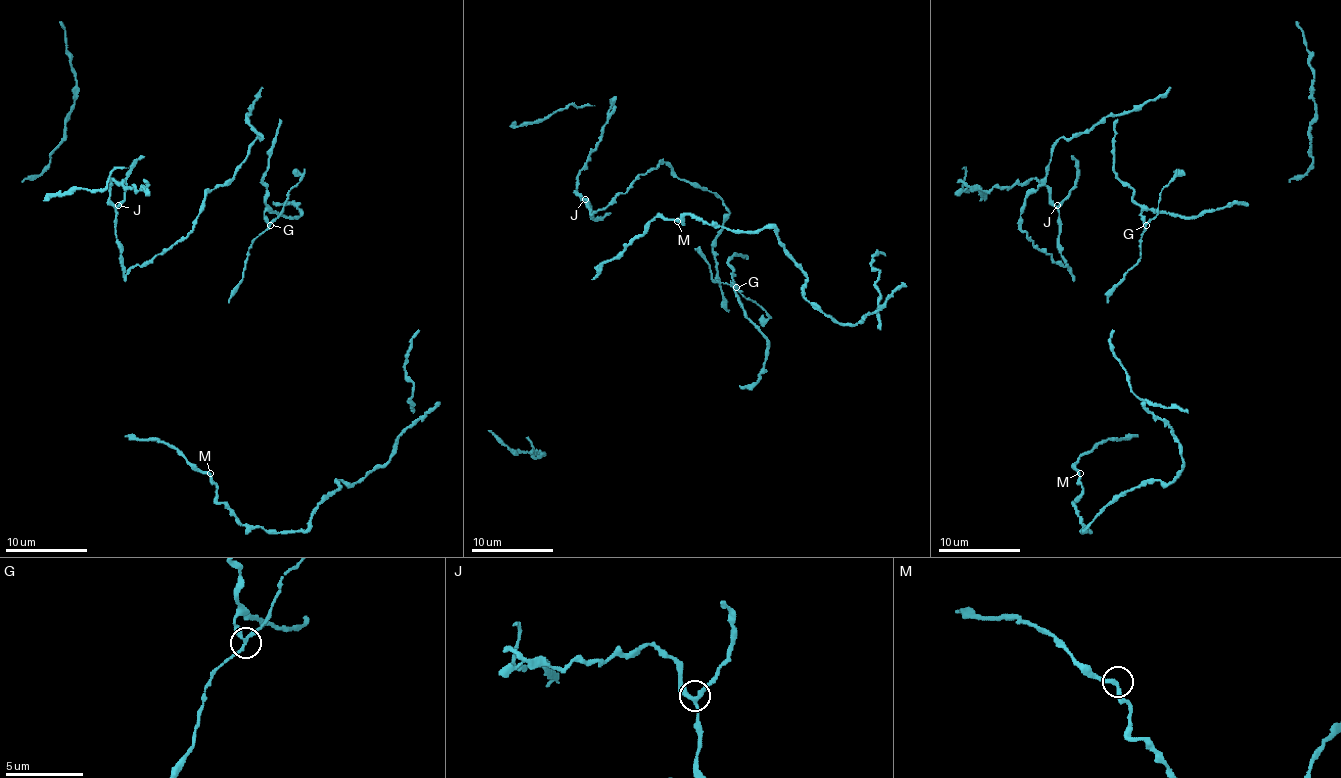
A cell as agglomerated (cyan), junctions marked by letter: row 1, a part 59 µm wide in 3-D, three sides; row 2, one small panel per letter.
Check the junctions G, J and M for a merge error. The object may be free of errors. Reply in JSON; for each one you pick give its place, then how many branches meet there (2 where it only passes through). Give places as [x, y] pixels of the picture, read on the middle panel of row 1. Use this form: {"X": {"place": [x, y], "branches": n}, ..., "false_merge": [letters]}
{"G": {"place": [736, 287], "branches": 3}, "false_merge": ["G"]}

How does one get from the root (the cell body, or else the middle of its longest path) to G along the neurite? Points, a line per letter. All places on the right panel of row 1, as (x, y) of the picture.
G: (1137, 203), (1145, 225)

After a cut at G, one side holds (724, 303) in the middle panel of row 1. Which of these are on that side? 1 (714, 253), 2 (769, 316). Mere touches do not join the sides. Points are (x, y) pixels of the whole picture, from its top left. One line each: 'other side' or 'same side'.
1: same side
2: other side

